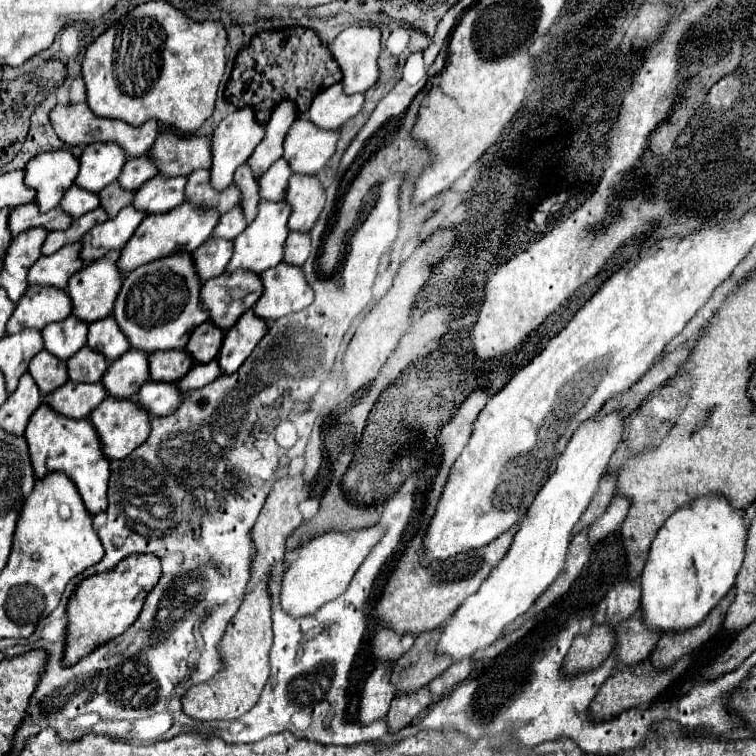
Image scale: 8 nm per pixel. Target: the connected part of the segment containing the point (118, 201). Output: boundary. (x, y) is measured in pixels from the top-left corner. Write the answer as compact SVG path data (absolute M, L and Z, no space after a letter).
M111 183L107 185L101 193L101 207L107 209L109 217L115 217L125 205L131 205L131 199L135 197L135 191L123 191L119 187L119 183Z

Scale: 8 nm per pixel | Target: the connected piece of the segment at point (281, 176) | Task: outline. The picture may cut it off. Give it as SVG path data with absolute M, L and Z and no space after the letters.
M279 159L275 161L267 173L263 173L259 177L259 191L261 191L261 197L263 199L269 199L269 201L281 201L285 199L285 189L287 189L287 183L289 183L289 177L291 177L291 167L285 159Z

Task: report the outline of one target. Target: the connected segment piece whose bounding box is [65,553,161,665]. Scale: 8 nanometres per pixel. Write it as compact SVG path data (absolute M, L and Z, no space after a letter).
M133 553L127 559L119 561L113 569L83 579L77 585L67 609L69 637L65 649L65 663L67 665L77 663L79 659L95 651L95 647L101 647L103 643L107 643L107 639L115 639L115 635L121 635L127 627L131 627L143 609L145 597L157 585L159 577L161 577L161 563L157 555Z

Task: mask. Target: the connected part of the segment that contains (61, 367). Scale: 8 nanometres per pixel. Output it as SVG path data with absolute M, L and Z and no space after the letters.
M41 351L31 359L29 373L35 377L43 395L49 395L51 391L59 389L69 381L67 361L55 359L49 351Z

